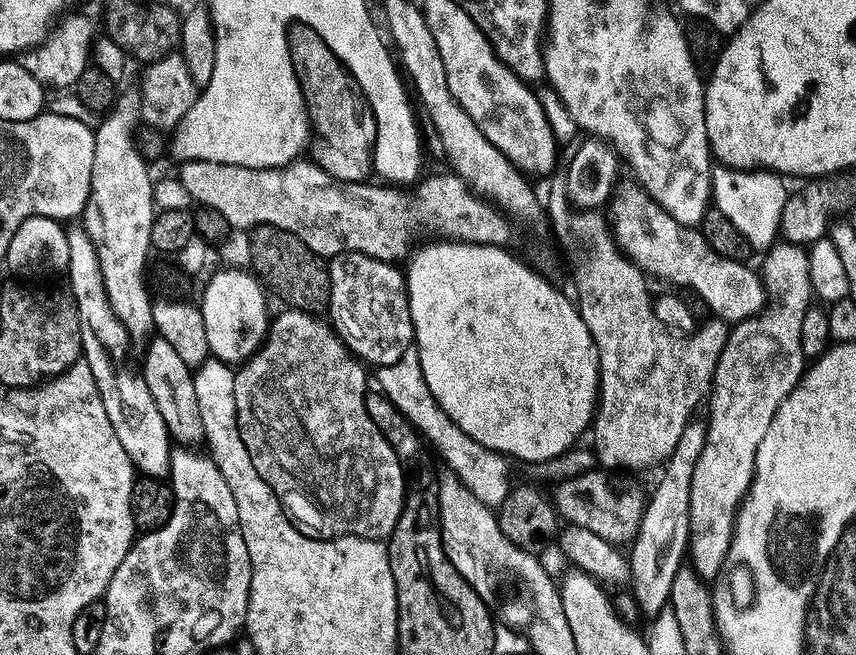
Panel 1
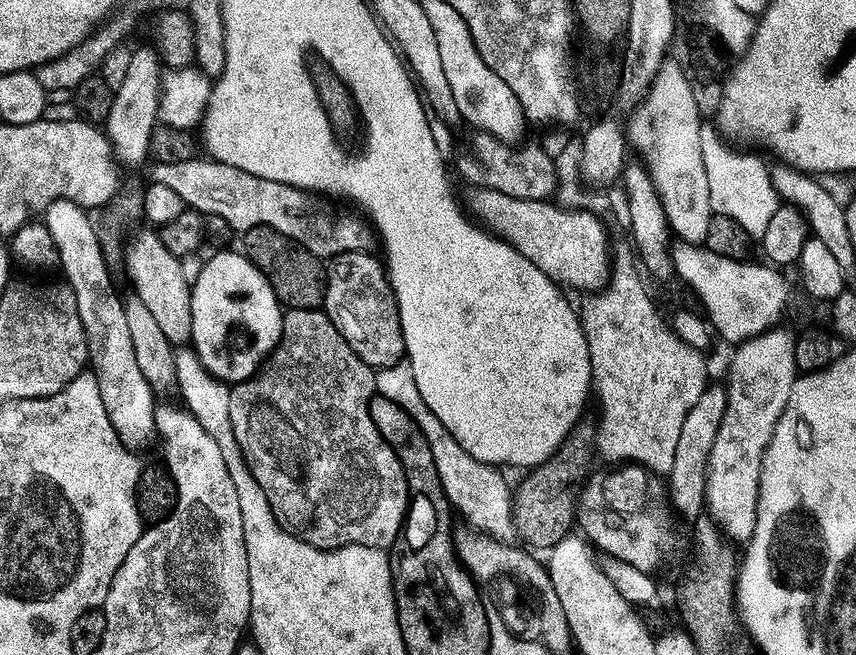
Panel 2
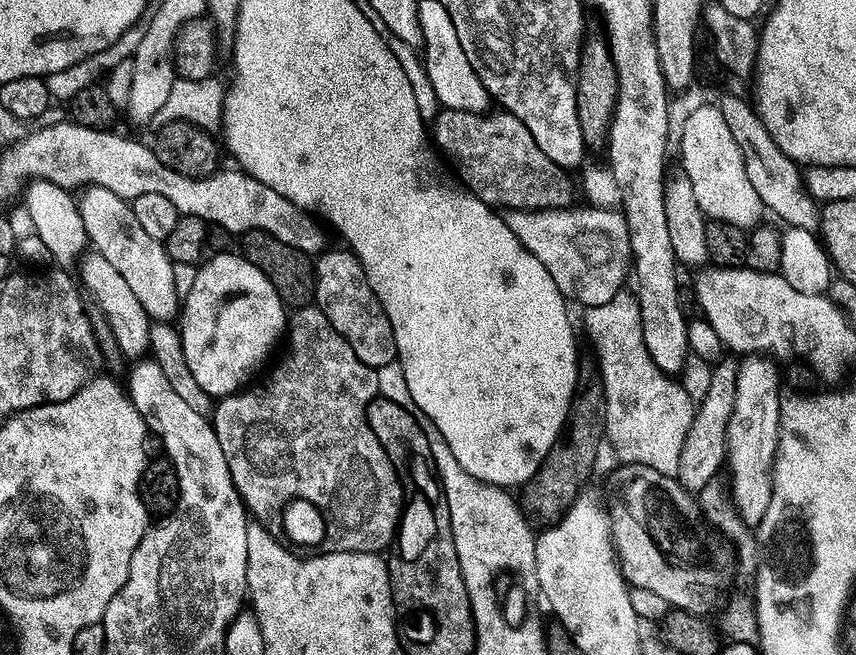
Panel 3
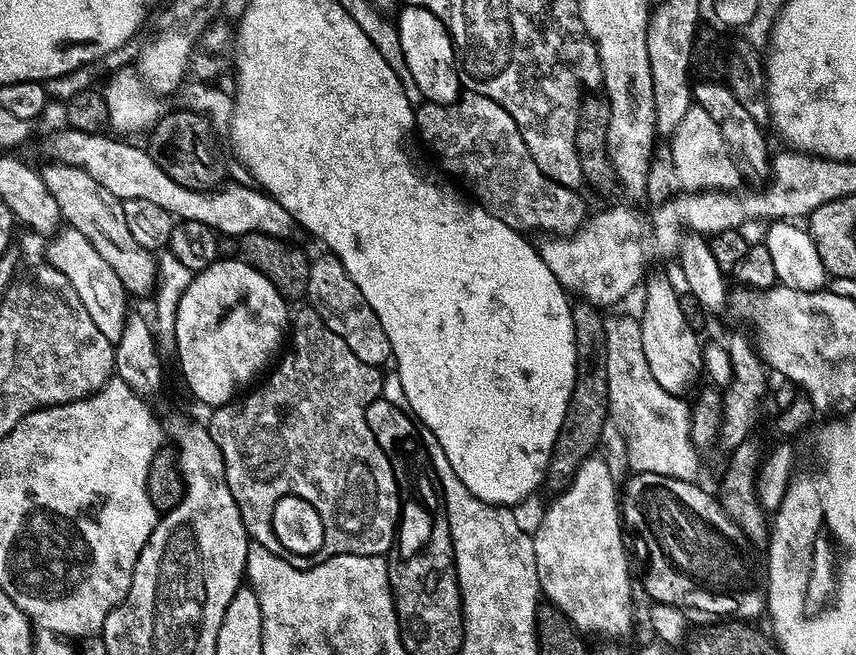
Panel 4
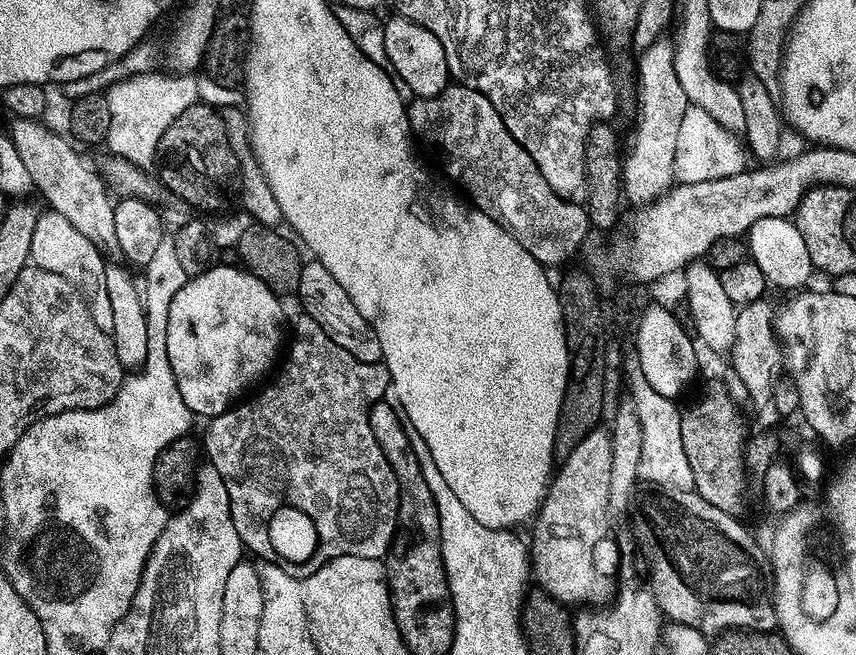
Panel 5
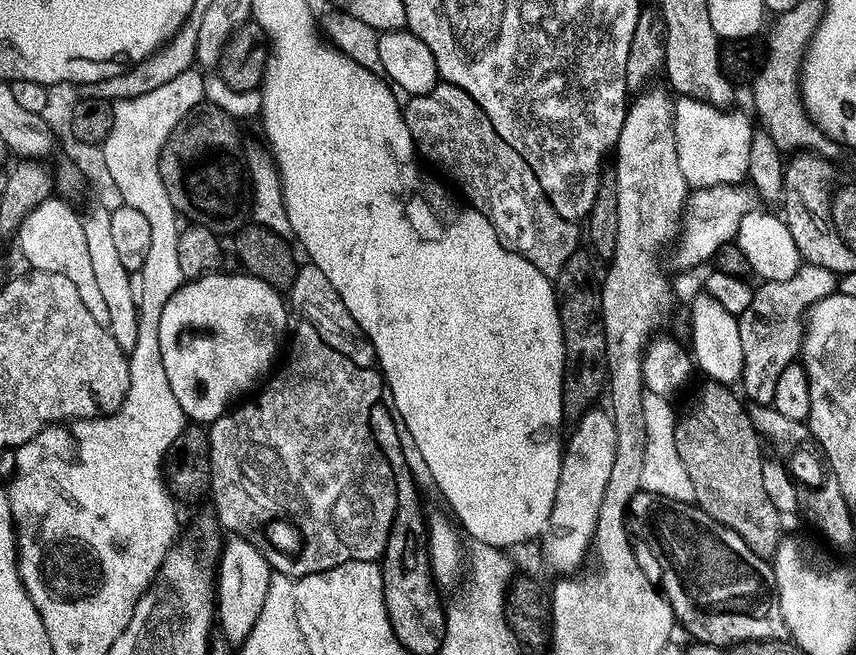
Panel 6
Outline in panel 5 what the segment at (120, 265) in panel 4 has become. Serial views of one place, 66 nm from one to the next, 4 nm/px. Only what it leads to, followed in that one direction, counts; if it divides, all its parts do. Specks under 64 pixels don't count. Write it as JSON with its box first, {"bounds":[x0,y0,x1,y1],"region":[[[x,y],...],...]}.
{"bounds":[10,119,120,258],"region":[[[43,119],[11,121],[10,135],[22,158],[26,170],[30,170],[33,185],[44,195],[47,207],[62,214],[78,234],[86,234],[88,241],[99,248],[105,257],[112,258],[120,252],[118,238],[114,230],[114,200],[108,197],[110,189],[101,173],[80,152],[72,149],[73,141],[59,137],[50,130]]]}

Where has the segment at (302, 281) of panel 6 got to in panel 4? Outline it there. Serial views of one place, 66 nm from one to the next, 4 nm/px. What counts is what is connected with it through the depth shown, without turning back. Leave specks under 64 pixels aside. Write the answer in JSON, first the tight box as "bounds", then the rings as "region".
{"bounds":[307,254,392,366],"region":[[[323,254],[316,261],[308,264],[307,303],[320,315],[334,334],[338,334],[362,358],[362,362],[384,366],[392,360],[390,338],[386,338],[386,330],[378,322],[374,310],[362,298],[358,286],[346,274],[342,262],[331,254]]]}

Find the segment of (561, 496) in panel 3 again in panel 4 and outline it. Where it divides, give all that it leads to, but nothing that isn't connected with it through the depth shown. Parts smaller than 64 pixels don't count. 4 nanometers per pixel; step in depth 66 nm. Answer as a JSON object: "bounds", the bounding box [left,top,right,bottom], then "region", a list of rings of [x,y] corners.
{"bounds":[546,302,609,485],"region":[[[587,302],[572,304],[574,322],[574,350],[576,351],[576,377],[570,402],[566,406],[566,418],[562,418],[562,430],[552,447],[550,467],[546,473],[547,483],[559,485],[571,480],[583,460],[597,451],[596,443],[604,432],[604,419],[609,419],[608,379],[606,378],[606,338],[608,329],[601,309]]]}

